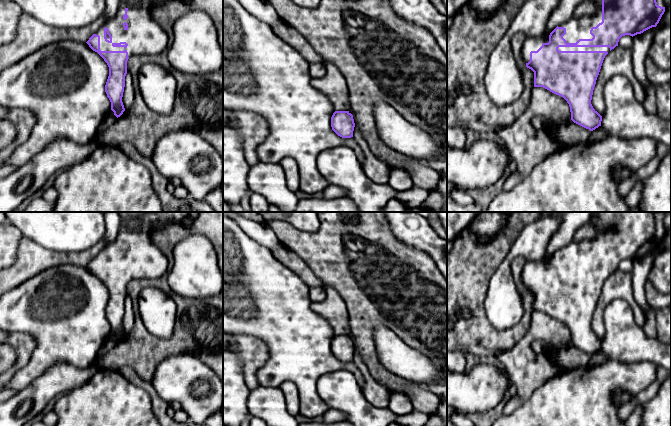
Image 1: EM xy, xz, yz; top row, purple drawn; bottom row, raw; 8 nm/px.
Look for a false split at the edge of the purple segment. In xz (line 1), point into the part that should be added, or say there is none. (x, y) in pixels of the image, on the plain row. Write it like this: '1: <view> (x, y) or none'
1: none

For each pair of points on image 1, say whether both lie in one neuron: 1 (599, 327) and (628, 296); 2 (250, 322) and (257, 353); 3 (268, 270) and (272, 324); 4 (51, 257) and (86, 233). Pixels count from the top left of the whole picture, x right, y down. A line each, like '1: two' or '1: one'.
1: one
2: two
3: one
4: two

